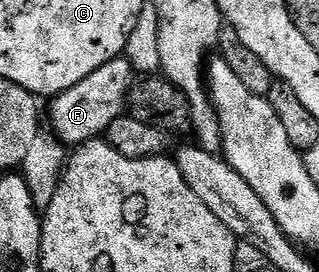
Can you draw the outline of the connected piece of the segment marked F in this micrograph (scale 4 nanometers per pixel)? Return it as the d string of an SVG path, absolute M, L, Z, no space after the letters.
M116 58L93 70L89 78L81 78L77 86L69 86L69 90L59 93L50 101L51 132L54 138L64 146L83 146L88 140L102 137L108 126L118 116L124 115L127 93L130 92L132 83L130 62L127 58Z

